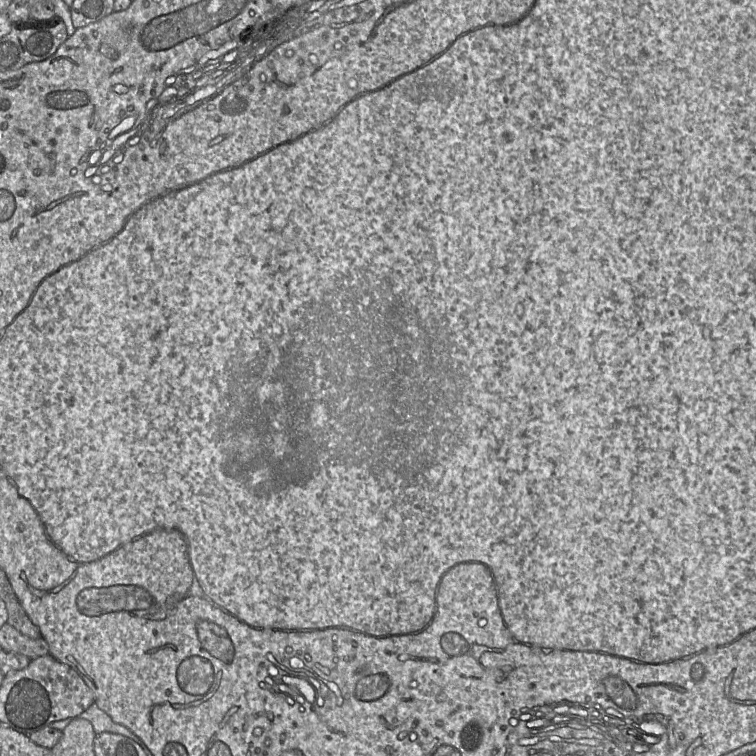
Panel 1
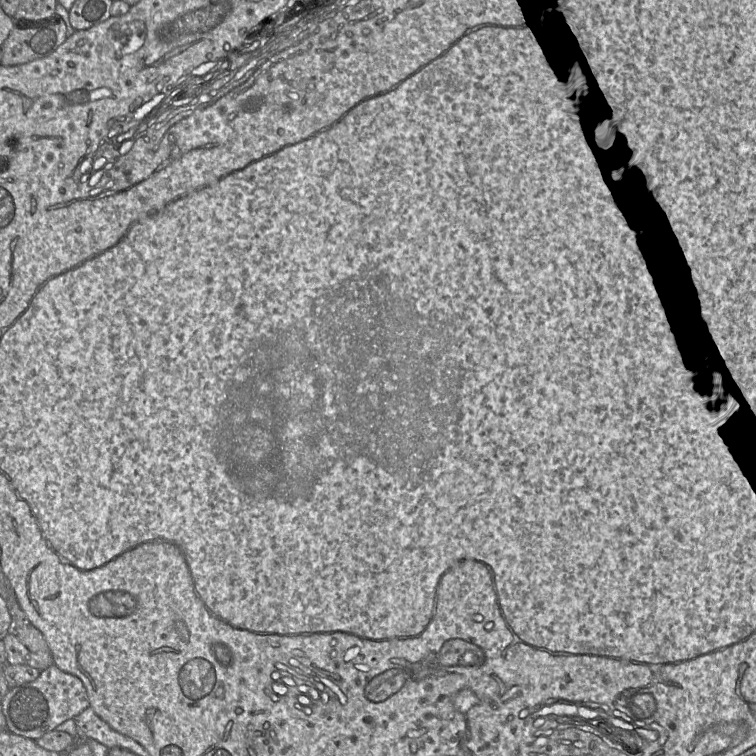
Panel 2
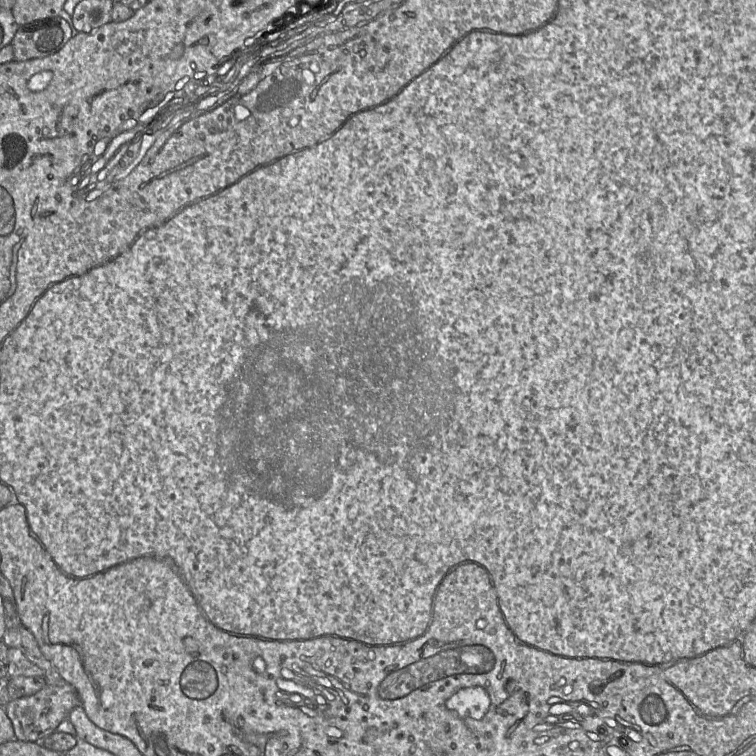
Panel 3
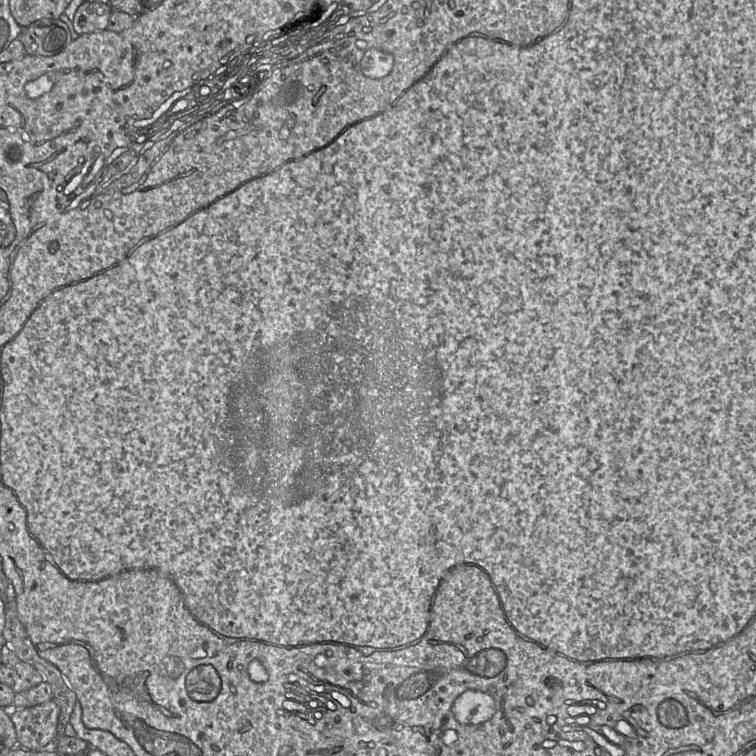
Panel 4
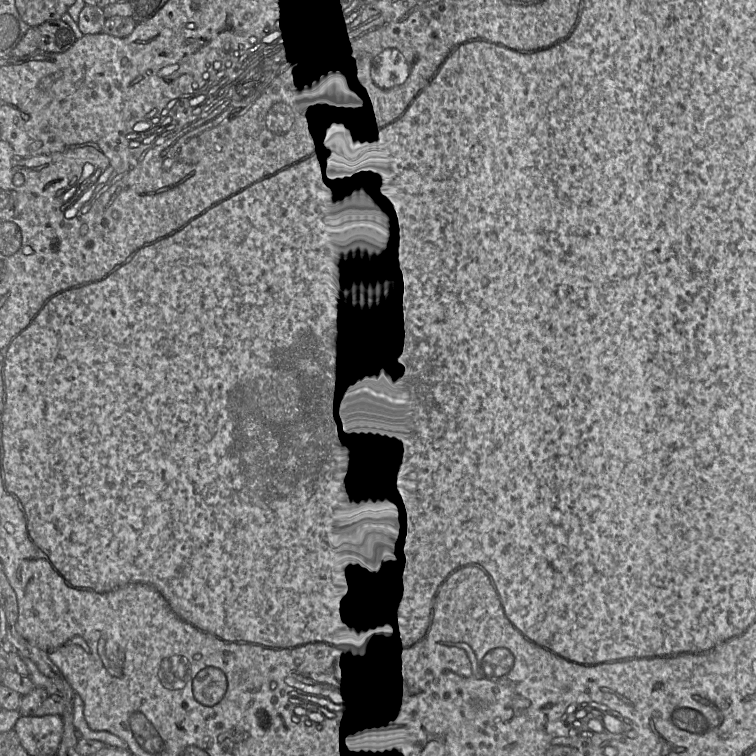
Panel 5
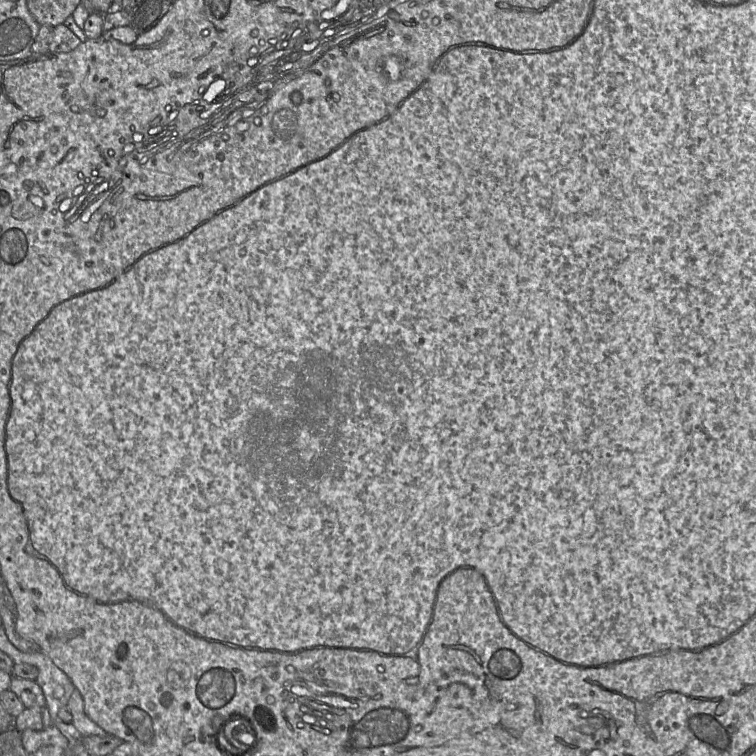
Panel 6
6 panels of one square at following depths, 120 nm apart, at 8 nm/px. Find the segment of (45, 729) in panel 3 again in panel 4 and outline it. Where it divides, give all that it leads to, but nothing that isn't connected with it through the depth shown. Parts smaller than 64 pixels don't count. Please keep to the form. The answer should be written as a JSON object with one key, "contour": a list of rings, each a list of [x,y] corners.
{"contour":[[[54,700],[43,704],[16,709],[10,714],[15,727],[18,747],[40,751],[51,747],[58,739],[59,706]]]}

